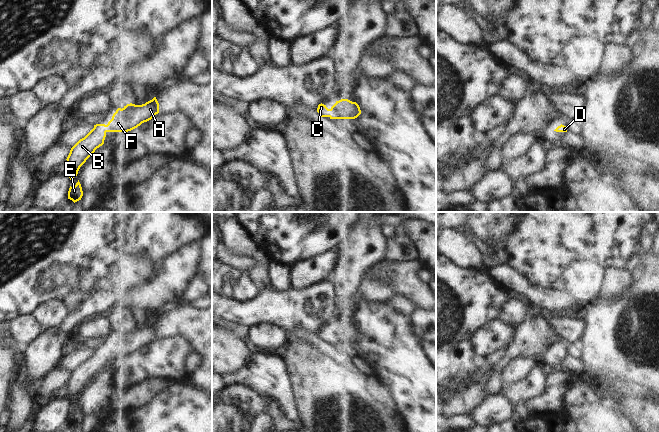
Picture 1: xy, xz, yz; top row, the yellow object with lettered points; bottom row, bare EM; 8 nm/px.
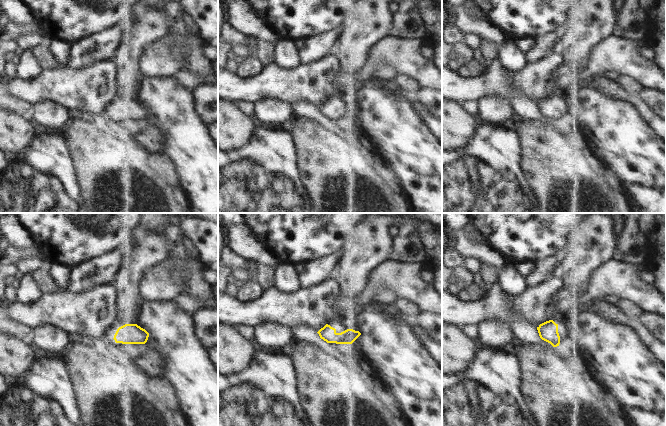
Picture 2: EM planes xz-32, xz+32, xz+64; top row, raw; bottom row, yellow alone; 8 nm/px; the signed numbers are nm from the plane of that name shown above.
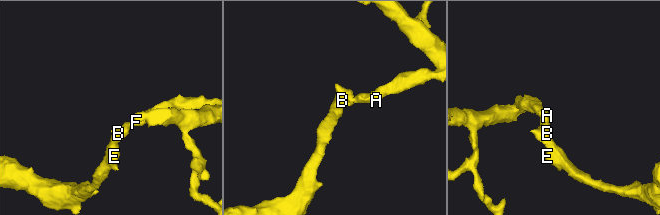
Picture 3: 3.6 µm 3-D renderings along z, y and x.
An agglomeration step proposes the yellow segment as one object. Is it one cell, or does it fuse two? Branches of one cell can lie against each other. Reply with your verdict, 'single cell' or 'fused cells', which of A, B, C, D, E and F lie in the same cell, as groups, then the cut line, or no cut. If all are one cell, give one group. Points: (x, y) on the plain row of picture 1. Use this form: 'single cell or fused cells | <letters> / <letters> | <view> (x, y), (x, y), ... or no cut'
single cell | A B C D E F | no cut

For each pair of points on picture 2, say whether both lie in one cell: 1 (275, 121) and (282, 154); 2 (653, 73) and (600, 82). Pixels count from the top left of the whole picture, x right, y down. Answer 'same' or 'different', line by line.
1: different
2: different

